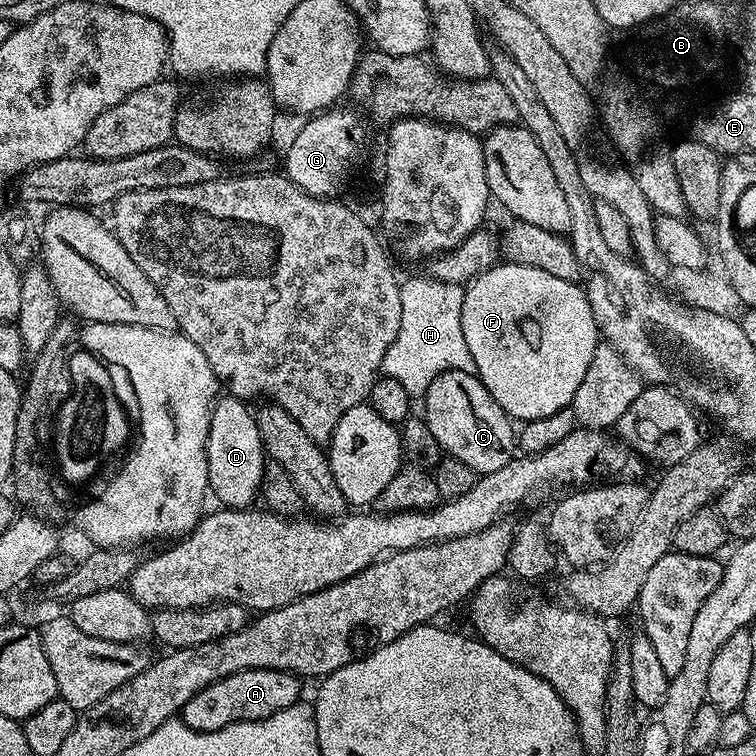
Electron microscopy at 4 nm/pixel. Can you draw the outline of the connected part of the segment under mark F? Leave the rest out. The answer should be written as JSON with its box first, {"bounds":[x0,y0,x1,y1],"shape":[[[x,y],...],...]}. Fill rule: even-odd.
{"bounds":[462,262,598,422],"shape":[[[507,262],[493,264],[464,288],[462,334],[466,334],[466,346],[474,358],[475,375],[490,390],[494,402],[516,422],[546,418],[569,407],[598,343],[588,293],[579,283],[554,278],[554,274],[534,266]]]}

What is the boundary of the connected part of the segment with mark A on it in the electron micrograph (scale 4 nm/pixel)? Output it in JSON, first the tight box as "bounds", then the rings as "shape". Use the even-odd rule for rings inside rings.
{"bounds":[182,670,301,732],"shape":[[[242,670],[206,686],[206,690],[198,690],[190,702],[186,702],[182,719],[186,726],[199,732],[222,730],[238,722],[250,722],[270,718],[270,714],[278,714],[278,710],[286,710],[286,706],[294,706],[301,699],[301,677],[295,672],[270,670]]]}

